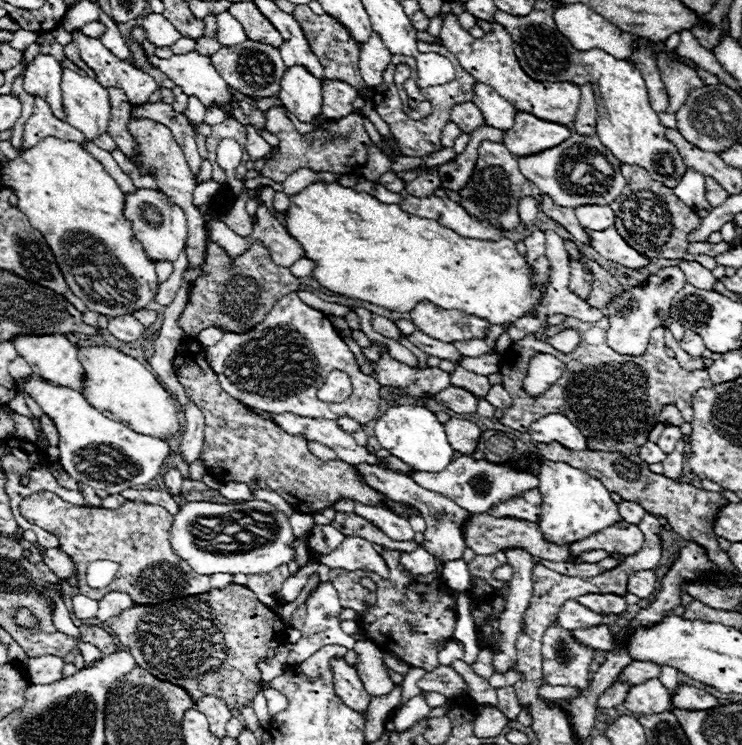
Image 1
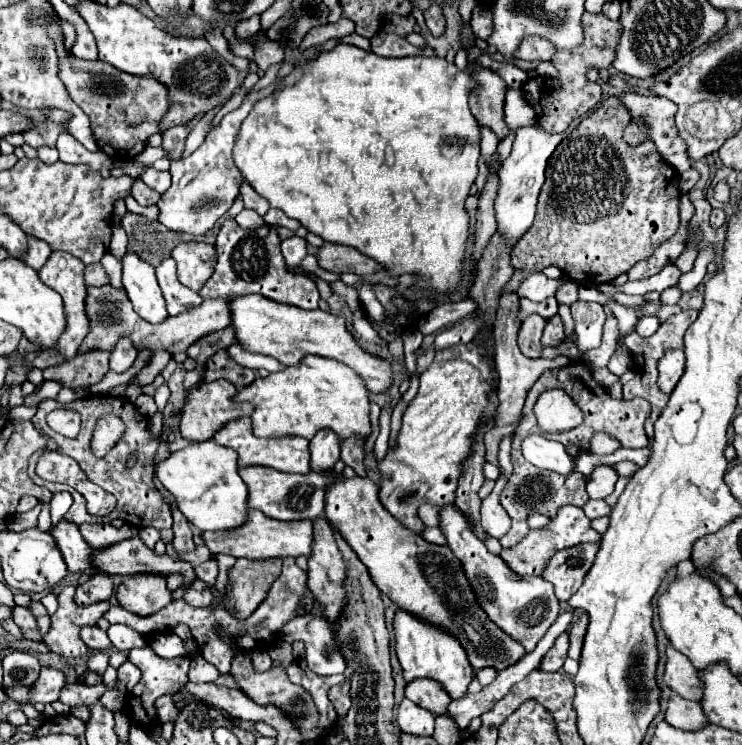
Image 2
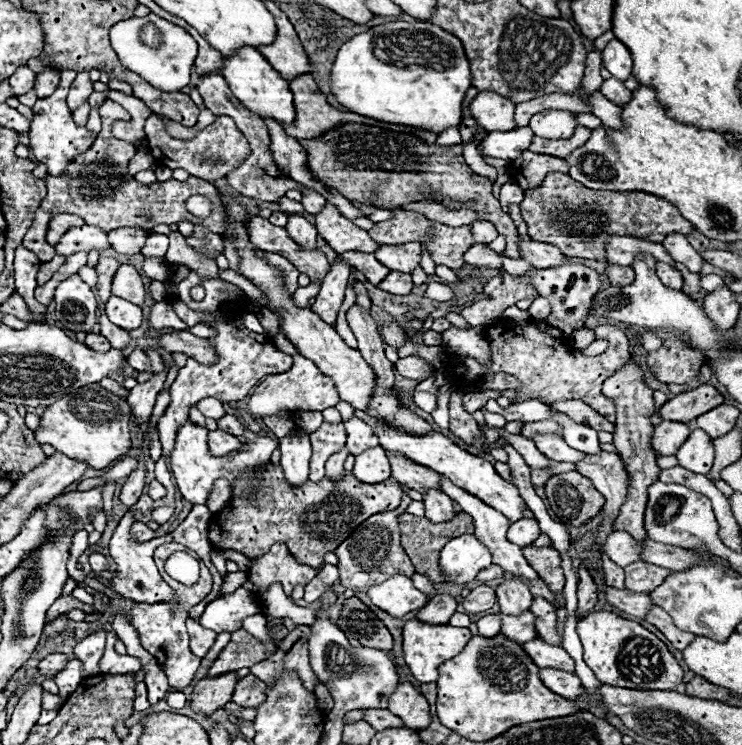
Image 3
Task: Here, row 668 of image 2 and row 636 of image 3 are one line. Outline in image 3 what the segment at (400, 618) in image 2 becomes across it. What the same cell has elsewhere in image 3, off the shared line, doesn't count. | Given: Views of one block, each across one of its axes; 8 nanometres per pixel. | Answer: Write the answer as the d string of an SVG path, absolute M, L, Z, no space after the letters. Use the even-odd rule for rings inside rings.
M416 618L406 622L402 636L404 636L404 662L418 682L436 682L438 666L442 662L458 656L466 648L466 644L472 640L472 634L468 628L454 628L450 624L430 626L430 624L418 622Z

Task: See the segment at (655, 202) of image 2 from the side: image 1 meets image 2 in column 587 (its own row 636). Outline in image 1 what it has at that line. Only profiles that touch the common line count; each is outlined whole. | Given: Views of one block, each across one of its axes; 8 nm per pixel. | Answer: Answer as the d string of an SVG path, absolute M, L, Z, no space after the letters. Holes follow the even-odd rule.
M228 584L224 590L210 590L154 606L136 604L108 620L106 626L110 626L116 638L132 652L140 668L148 670L160 680L168 680L186 688L194 700L200 700L200 696L206 694L220 696L220 700L224 700L232 710L240 710L252 704L260 684L258 662L266 656L268 650L278 648L286 640L286 626L280 616L256 600L250 588L238 584Z

